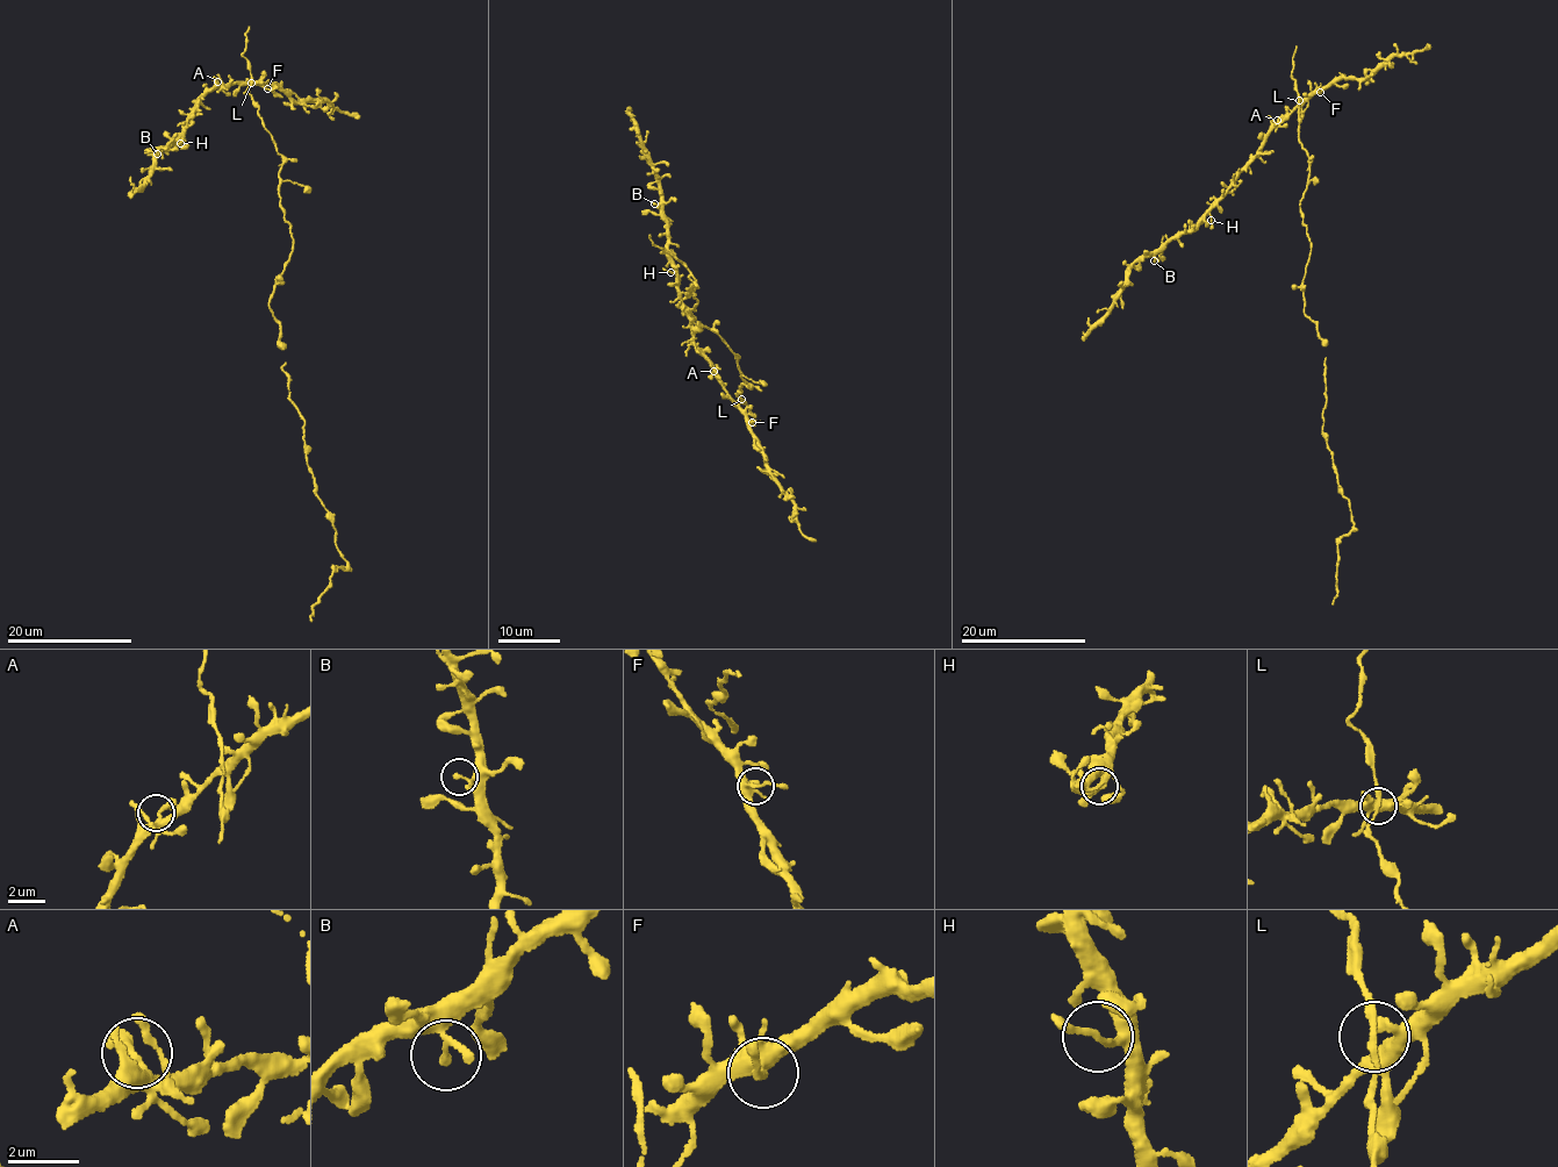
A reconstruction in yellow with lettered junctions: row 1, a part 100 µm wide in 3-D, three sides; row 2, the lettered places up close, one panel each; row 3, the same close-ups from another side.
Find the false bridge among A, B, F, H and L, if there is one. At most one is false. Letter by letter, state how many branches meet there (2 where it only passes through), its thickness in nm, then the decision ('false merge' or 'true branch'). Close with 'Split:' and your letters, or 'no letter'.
A: 3 branches meet; 190 nm thick; true branch
B: 2 branches meet; 160 nm thick; true branch
F: 2 branches meet; 170 nm thick; true branch
H: 2 branches meet; 150 nm thick; true branch
L: 3 branches meet; 140 nm thick; true branch
Split: no letter

